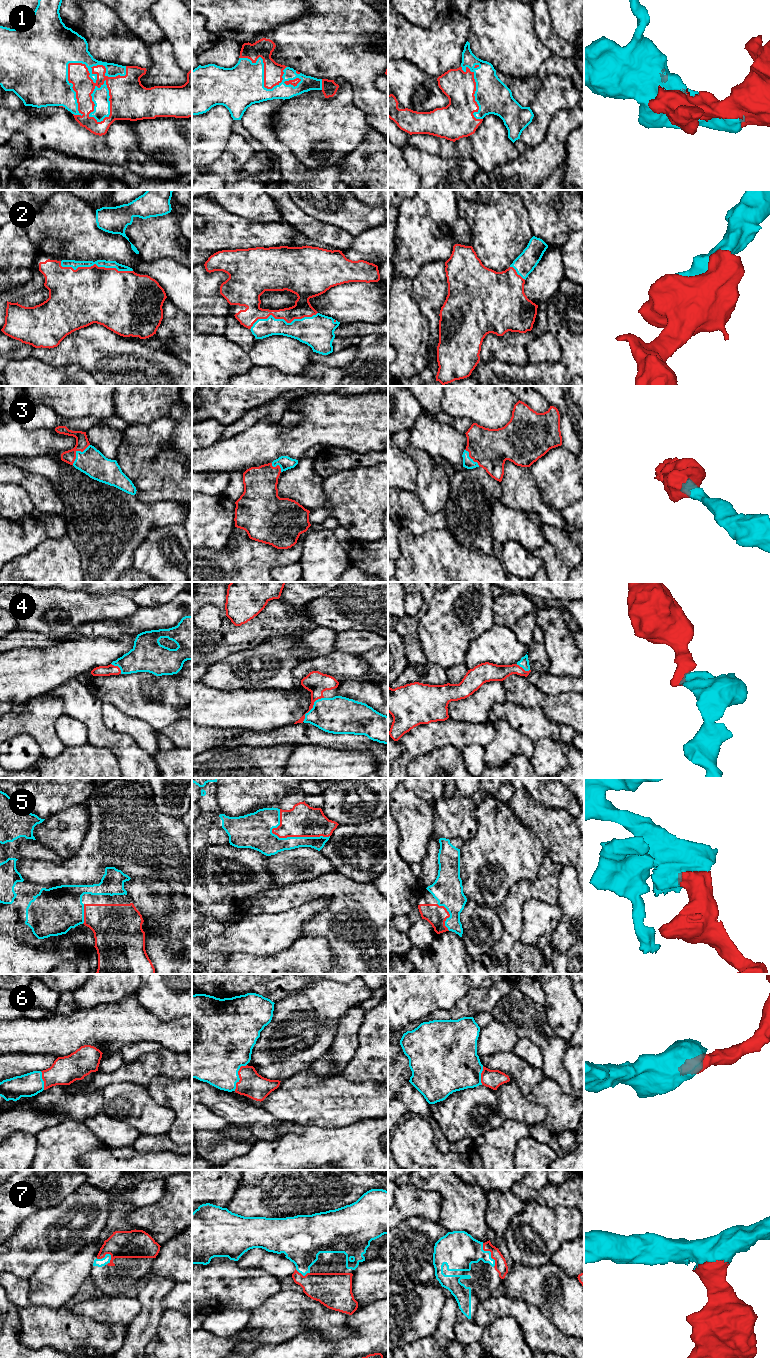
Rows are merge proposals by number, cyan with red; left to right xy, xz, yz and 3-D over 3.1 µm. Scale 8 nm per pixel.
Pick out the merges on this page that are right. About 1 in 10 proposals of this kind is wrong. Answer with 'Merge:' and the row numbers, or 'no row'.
Merge: 1, 2, 3, 4, 5, 6, 7

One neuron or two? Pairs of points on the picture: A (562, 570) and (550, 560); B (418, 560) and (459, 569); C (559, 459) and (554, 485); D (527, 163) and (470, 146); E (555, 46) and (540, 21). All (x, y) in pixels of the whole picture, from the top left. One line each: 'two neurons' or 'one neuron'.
A: one neuron
B: one neuron
C: one neuron
D: two neurons
E: one neuron

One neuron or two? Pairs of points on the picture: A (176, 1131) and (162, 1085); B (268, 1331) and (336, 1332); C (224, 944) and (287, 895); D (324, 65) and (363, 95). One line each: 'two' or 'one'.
A: one
B: one
C: two
D: one

